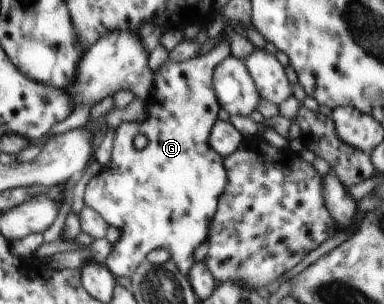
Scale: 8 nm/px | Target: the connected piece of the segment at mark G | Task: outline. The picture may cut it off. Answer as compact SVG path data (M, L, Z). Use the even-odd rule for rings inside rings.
M226 47L207 54L193 56L186 62L166 61L154 72L155 87L145 100L147 119L141 123L125 122L115 130L111 161L102 166L85 189L85 204L97 211L108 225L117 227L119 239L113 244L105 266L114 277L131 277L147 255L156 249L166 249L179 271L189 277L189 269L197 263L194 253L209 237L211 225L221 193L227 187L228 176L223 157L209 147L209 134L215 122L219 120L220 103L217 101L212 84L214 69L226 57L231 56ZM137 135L147 137L147 145L137 150L133 145Z

